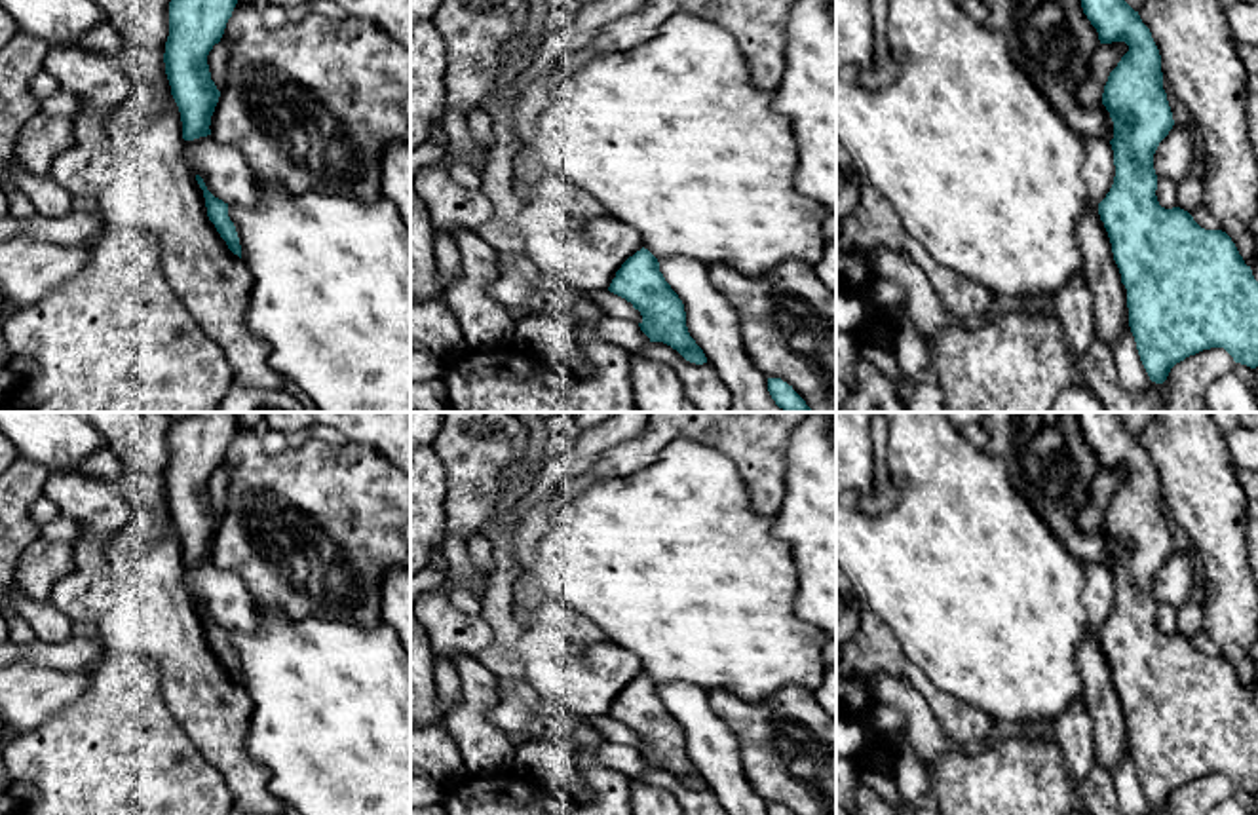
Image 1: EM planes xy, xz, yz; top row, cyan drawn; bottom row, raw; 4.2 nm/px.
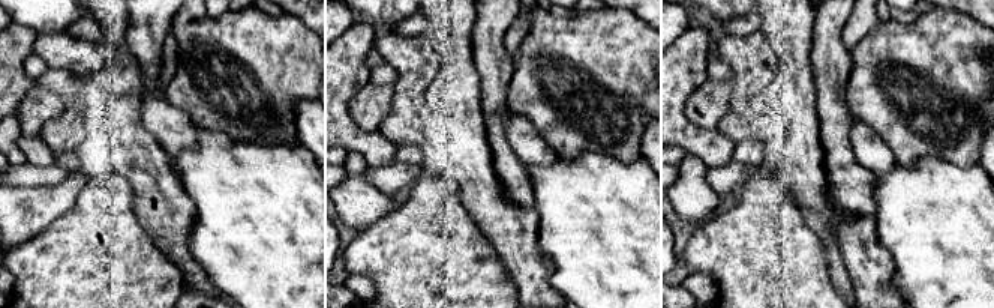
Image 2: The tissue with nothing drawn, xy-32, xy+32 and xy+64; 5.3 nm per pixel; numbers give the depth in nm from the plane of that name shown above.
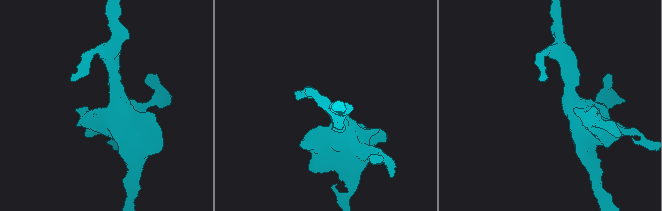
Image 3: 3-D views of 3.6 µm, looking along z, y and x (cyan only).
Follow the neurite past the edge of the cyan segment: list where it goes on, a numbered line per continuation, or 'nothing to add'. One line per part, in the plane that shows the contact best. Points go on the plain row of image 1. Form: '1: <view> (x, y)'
1: yz (1101, 698)

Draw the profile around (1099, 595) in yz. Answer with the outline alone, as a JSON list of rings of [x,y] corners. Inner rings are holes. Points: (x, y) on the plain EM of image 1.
[[[1085,562],[1083,572],[1083,606],[1087,608],[1089,623],[1100,629],[1114,610],[1114,576],[1108,566],[1096,562]]]

